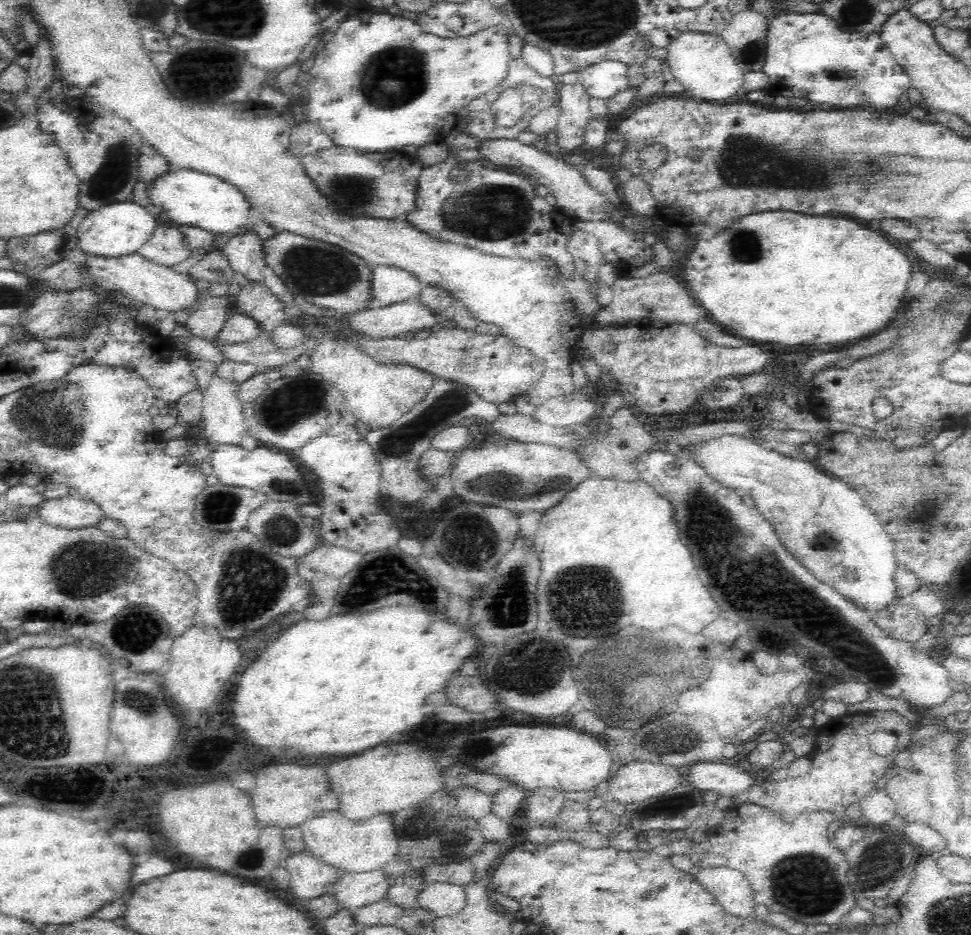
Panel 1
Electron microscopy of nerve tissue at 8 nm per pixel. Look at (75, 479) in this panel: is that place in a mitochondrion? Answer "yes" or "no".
no

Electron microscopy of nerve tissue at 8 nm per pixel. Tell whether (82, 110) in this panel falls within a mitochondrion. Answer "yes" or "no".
no

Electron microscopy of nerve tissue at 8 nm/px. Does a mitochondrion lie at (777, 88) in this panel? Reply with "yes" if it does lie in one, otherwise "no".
no

